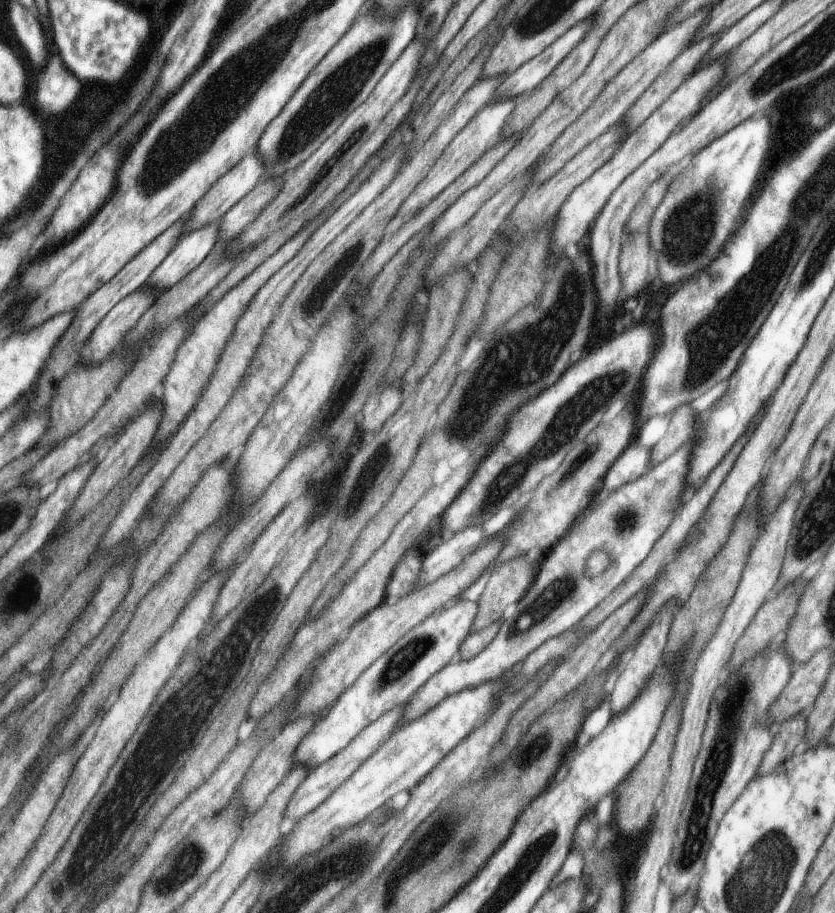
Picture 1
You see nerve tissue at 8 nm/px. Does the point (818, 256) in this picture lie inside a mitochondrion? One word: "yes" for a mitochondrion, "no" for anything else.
yes

